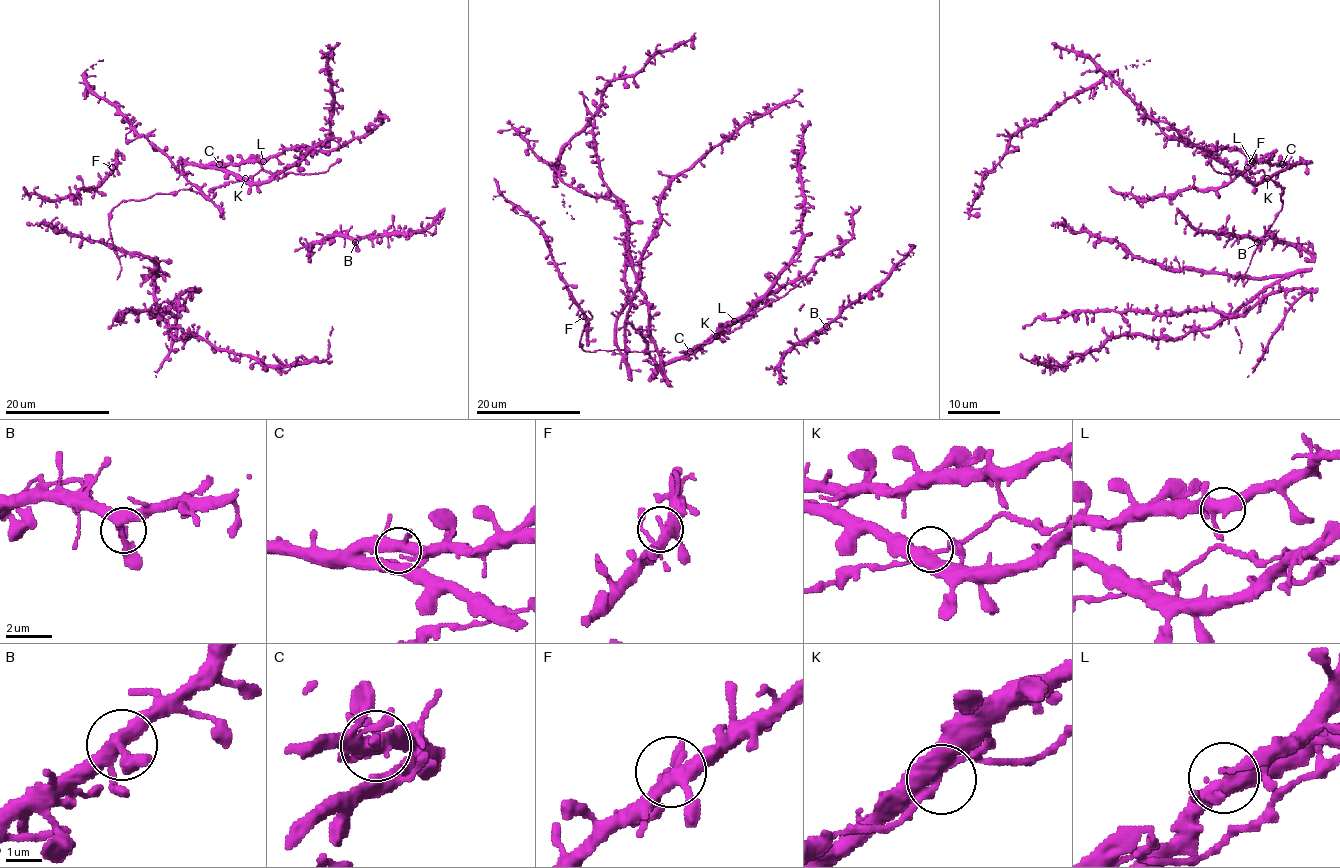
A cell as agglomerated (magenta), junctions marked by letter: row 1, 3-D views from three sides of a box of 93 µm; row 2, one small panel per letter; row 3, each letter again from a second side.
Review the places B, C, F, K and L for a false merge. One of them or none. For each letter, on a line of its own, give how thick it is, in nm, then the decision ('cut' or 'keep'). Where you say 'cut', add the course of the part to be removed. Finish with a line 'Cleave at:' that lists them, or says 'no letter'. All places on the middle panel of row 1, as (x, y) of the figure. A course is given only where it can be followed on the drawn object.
B: 360 nm thick; keep
C: 380 nm thick; keep
F: 360 nm thick; keep
K: 360 nm thick; keep
L: 400 nm thick; keep
Cleave at: no letter

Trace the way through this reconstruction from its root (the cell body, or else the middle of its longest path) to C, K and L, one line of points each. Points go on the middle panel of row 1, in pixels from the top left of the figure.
C: (594, 350), (686, 352), (711, 341), (706, 341), (693, 354), (690, 351)
K: (594, 350), (686, 352), (709, 343), (716, 335)
L: (594, 350), (686, 352), (711, 341), (706, 341), (693, 354), (716, 338), (733, 321)

